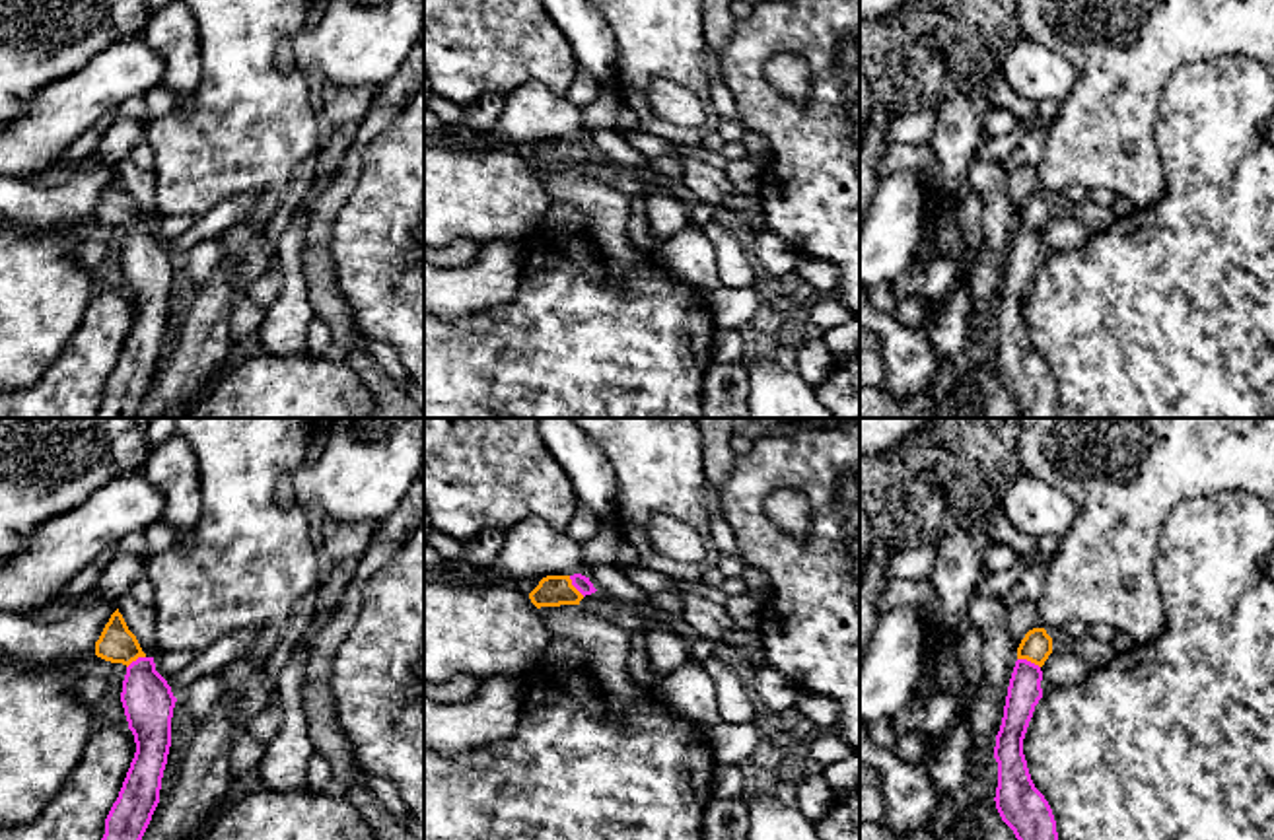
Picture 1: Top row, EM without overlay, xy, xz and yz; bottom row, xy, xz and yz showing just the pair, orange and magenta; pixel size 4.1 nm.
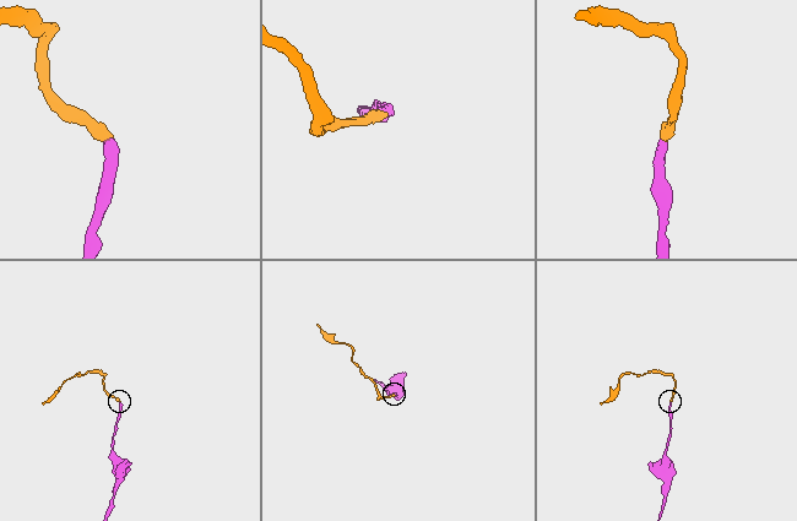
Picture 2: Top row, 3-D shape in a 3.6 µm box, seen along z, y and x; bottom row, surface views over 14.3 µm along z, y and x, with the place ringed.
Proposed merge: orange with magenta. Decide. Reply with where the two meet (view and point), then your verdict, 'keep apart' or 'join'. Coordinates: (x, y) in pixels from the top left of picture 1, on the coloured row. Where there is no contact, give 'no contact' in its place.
contact yz (1029, 660); join

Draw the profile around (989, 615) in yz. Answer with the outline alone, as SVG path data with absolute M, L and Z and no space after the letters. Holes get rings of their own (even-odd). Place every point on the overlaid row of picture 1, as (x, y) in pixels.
M974 593L969 601L969 624L978 628L984 638L978 681L982 690L965 712L973 733L969 776L976 776L986 770L996 747L1017 649L1011 640L1002 597Z

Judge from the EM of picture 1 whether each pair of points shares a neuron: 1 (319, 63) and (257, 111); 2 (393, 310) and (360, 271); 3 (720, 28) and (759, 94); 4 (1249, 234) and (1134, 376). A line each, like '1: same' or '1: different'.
1: different
2: same
3: different
4: same

